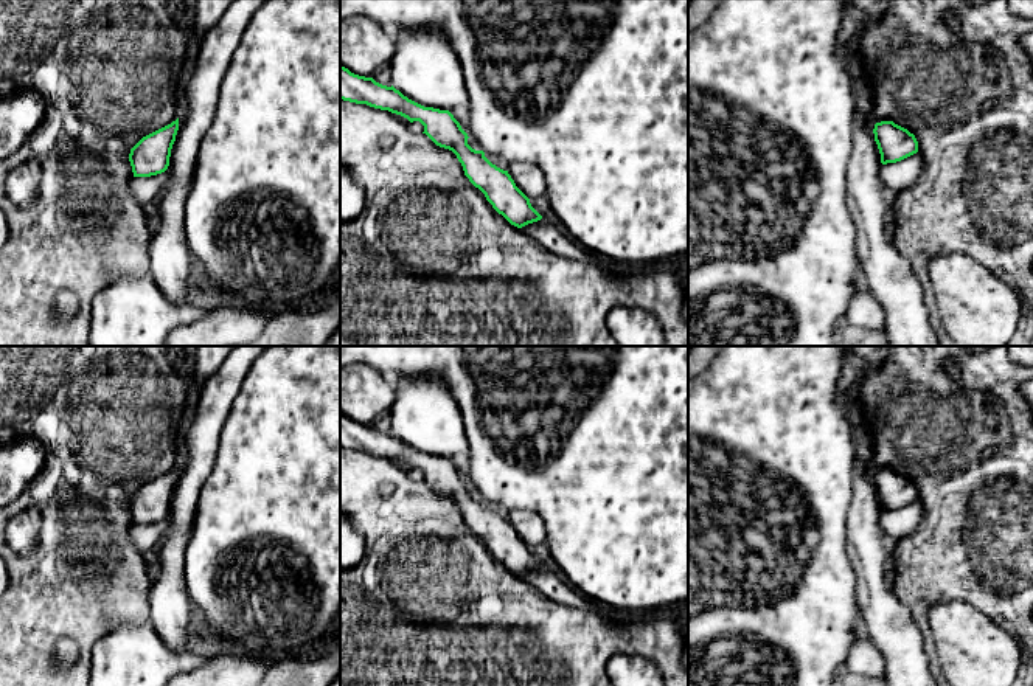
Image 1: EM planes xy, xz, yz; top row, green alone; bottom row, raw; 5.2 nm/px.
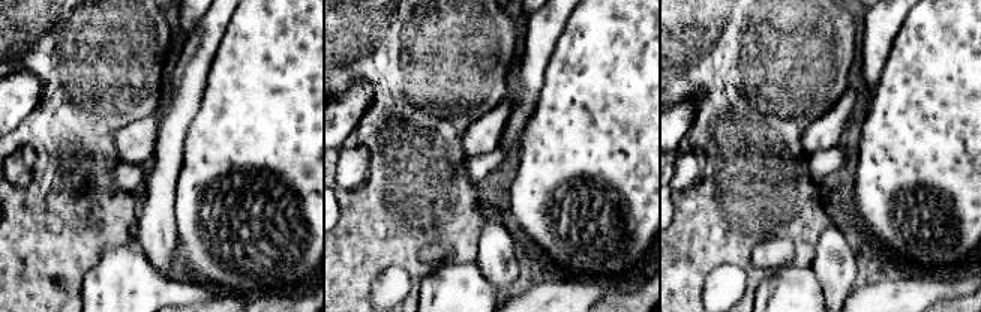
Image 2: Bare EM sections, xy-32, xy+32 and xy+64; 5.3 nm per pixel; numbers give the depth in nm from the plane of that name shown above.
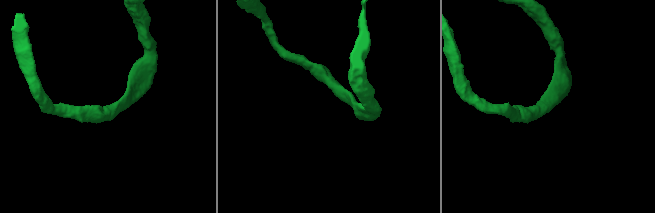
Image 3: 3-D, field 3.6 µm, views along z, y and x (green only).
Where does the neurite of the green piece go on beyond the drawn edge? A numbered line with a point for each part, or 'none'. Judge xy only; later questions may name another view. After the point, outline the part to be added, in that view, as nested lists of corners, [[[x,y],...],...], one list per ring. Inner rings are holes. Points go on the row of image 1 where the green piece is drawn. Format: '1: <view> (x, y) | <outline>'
none

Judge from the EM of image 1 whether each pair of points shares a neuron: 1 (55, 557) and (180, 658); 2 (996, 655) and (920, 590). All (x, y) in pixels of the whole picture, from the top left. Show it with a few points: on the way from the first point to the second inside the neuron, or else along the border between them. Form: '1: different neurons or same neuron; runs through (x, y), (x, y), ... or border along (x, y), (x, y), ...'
1: different neurons; border along (148, 621), (117, 621), (103, 635)
2: different neurons; border along (973, 604), (935, 602), (928, 613), (932, 640)

